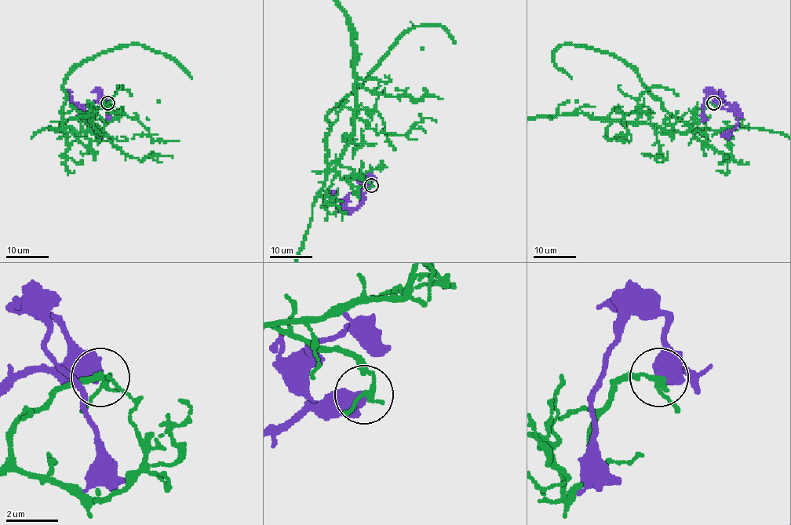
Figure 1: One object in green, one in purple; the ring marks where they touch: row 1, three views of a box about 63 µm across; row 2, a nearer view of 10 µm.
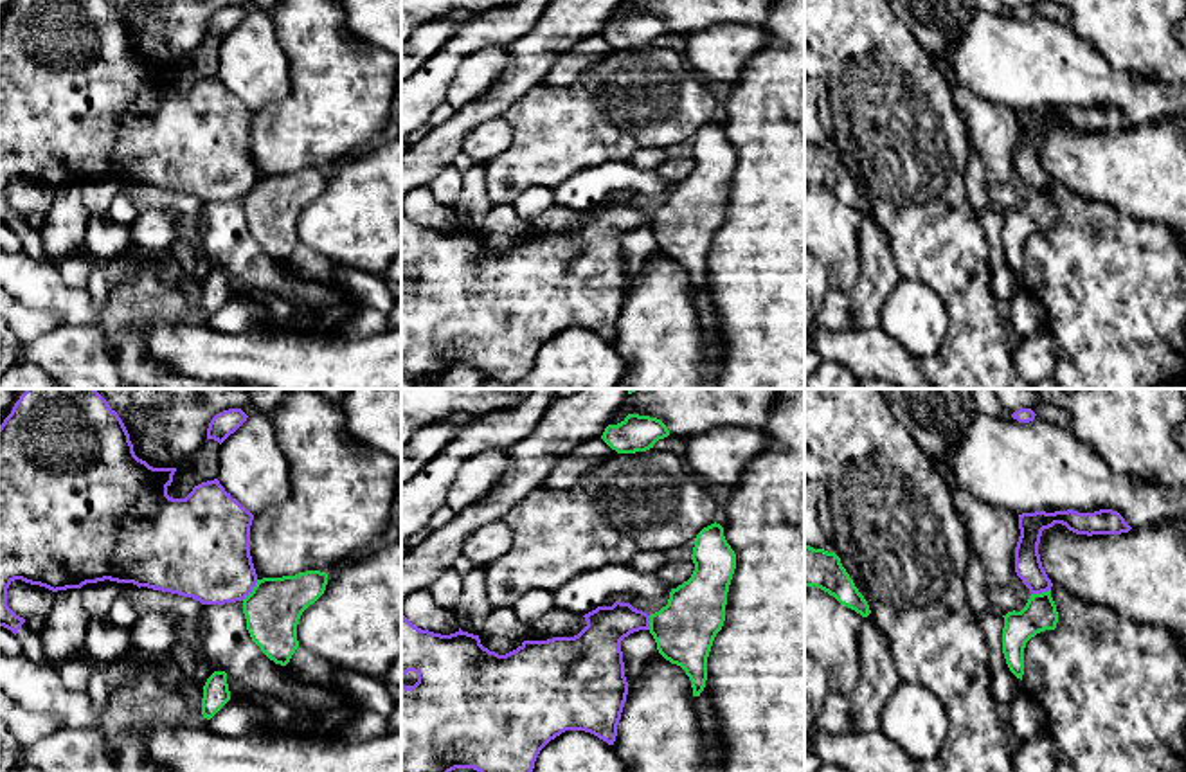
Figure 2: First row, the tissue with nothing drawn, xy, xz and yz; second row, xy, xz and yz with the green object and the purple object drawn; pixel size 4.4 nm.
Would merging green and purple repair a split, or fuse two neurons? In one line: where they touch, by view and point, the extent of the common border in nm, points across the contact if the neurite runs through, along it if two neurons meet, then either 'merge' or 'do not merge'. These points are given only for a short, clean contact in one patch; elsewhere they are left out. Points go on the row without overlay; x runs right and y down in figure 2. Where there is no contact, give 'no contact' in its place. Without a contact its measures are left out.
meets green in xy at (252, 188); contact 120 nm long; do not merge

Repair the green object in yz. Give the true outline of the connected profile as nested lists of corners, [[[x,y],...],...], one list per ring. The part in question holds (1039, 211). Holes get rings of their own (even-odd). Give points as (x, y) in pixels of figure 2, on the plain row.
[[[1051,187],[1031,191],[1020,209],[1008,209],[1002,225],[1002,250],[1010,268],[1022,277],[1026,239],[1044,227],[1055,227],[1058,220]]]

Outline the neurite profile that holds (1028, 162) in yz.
[[[1073,106],[1055,110],[1035,108],[1019,112],[1020,133],[1015,144],[1015,169],[1031,191],[1042,191],[1053,184],[1042,164],[1038,140],[1042,128],[1055,121],[1062,121],[1076,131],[1087,133],[1121,131],[1132,126],[1125,115],[1112,106],[1094,110],[1078,110]]]

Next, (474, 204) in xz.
[[[475,162],[463,173],[463,191],[459,202],[454,205],[459,225],[479,232],[491,207],[493,203],[486,193],[486,164]]]

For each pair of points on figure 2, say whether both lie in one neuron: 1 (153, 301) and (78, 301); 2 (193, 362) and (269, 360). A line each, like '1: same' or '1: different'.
1: same
2: same

